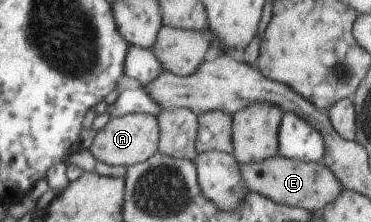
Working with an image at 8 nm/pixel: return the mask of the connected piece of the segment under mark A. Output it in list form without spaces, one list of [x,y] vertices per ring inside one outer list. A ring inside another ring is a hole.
[[[138,112],[126,114],[119,118],[111,118],[106,125],[96,133],[90,147],[91,152],[108,165],[130,166],[145,162],[159,152],[161,143],[161,124],[154,114]]]

